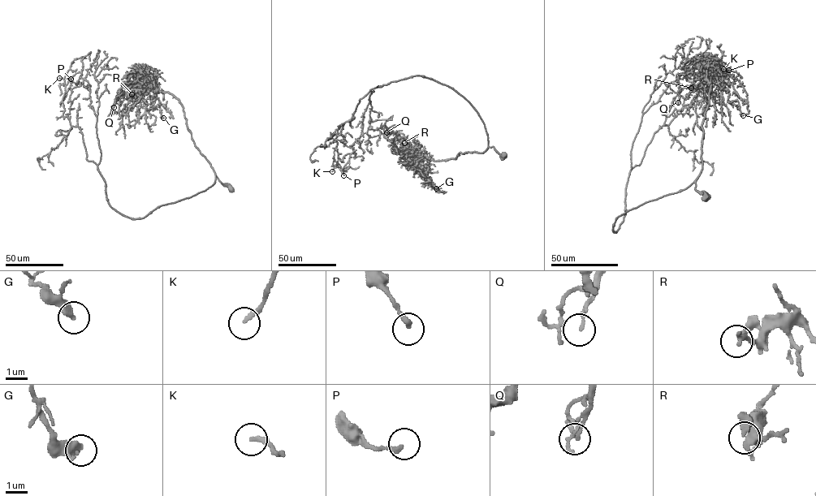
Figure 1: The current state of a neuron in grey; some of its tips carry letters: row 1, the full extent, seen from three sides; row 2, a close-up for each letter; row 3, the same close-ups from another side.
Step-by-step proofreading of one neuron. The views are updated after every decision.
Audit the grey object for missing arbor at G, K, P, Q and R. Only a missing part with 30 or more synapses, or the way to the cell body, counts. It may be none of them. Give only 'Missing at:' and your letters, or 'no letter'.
Missing at: G, K

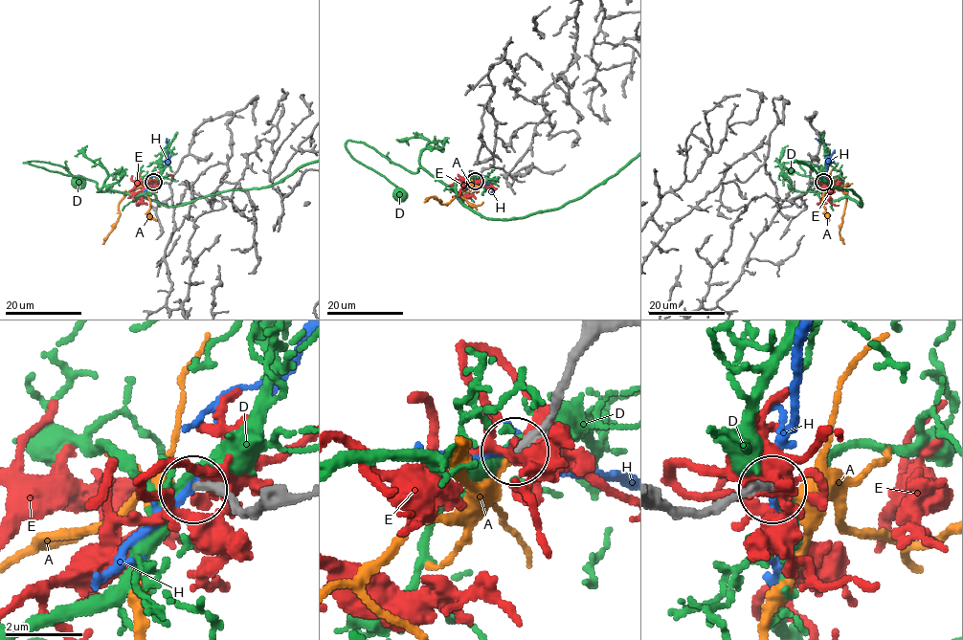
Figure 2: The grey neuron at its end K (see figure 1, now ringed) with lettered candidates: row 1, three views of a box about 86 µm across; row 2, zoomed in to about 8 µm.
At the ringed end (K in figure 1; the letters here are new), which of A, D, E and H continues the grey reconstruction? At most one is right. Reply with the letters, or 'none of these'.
A

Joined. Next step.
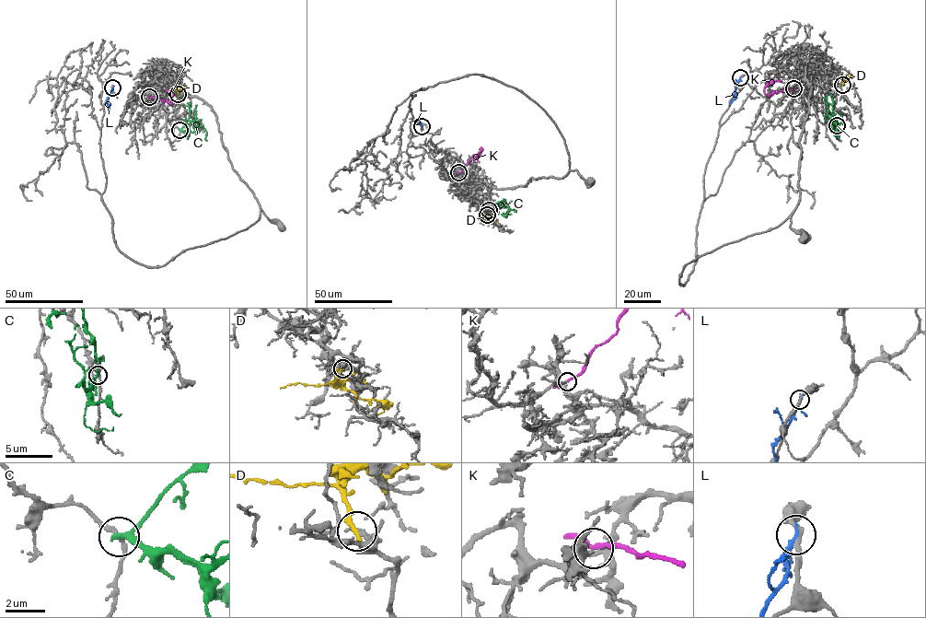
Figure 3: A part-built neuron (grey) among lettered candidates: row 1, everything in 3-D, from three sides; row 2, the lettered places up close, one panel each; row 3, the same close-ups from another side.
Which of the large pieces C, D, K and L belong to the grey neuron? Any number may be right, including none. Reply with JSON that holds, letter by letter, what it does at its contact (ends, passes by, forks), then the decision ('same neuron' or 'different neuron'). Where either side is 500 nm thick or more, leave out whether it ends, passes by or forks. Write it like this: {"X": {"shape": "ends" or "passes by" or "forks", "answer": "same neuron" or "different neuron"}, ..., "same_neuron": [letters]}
{"C": {"shape": "passes by", "answer": "different neuron"}, "D": {"shape": "ends", "answer": "different neuron"}, "K": {"shape": "passes by", "answer": "different neuron"}, "L": {"shape": "passes by", "answer": "different neuron"}, "same_neuron": []}

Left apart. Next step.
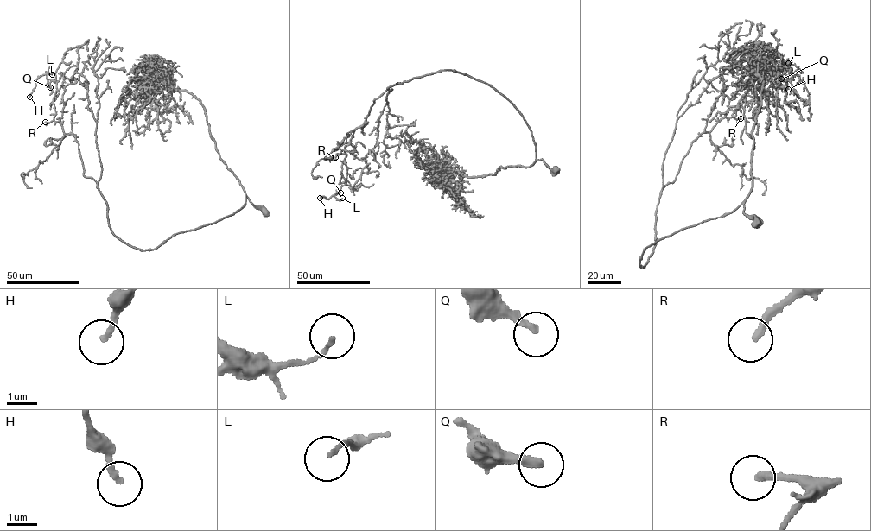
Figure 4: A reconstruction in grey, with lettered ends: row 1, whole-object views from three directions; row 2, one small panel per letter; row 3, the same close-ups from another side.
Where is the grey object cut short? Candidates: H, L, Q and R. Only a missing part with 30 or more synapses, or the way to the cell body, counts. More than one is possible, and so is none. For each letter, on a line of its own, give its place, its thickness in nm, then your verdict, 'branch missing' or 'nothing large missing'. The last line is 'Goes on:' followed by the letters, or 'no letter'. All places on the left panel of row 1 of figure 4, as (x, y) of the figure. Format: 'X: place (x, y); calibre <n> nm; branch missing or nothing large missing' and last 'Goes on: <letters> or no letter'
H: place (29, 97); calibre 180 nm; nothing large missing
L: place (52, 74); calibre 130 nm; nothing large missing
Q: place (50, 87); calibre 240 nm; nothing large missing
R: place (45, 122); calibre 240 nm; branch missing
Goes on: R

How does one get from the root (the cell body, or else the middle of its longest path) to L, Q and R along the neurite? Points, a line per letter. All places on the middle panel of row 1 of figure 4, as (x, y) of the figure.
L: (556, 170), (505, 97), (440, 70), (373, 100), (345, 147), (342, 198)
Q: (556, 170), (536, 159), (511, 102), (442, 70), (373, 100), (345, 147), (340, 192)
R: (556, 170), (536, 159), (531, 130), (511, 102), (485, 83), (450, 70), (390, 85), (335, 157)

